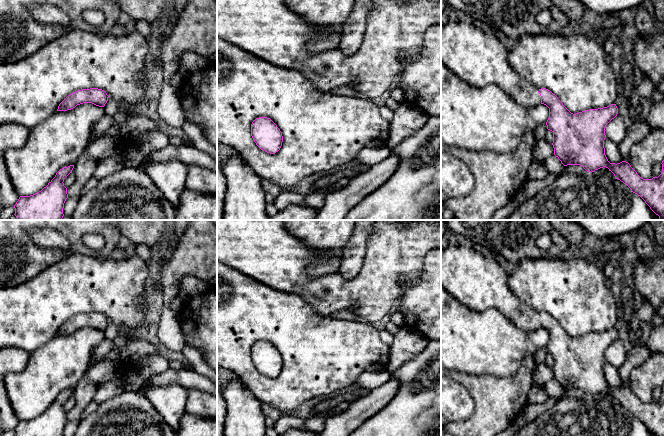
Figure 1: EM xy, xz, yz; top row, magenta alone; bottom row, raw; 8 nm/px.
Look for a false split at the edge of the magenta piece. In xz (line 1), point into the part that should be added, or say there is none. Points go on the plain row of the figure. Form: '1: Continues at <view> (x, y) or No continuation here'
1: No continuation here

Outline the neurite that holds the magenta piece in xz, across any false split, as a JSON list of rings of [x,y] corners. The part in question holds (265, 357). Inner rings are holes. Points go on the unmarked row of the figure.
[[[259,341],[252,346],[251,360],[261,374],[270,378],[275,378],[282,370],[282,356],[277,349],[267,341]]]

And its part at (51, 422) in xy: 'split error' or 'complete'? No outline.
complete

